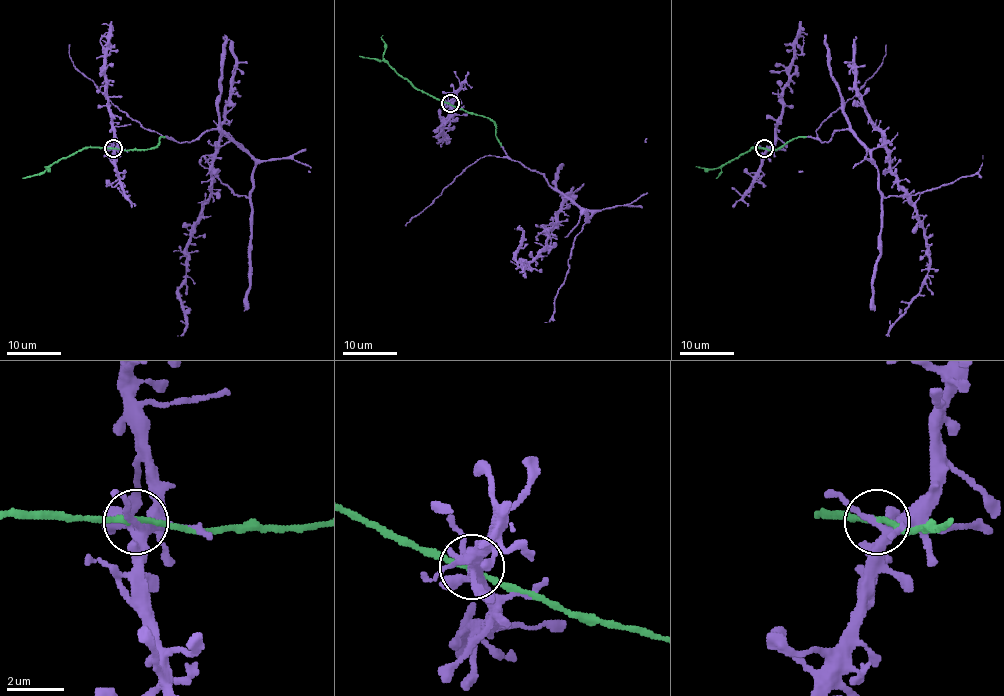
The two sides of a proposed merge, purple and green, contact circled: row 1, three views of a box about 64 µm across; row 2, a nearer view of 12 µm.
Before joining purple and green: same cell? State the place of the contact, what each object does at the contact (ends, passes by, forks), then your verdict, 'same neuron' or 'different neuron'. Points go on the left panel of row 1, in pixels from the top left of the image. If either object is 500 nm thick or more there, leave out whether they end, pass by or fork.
(113, 148) | purple forks | green passes by | same neuron

